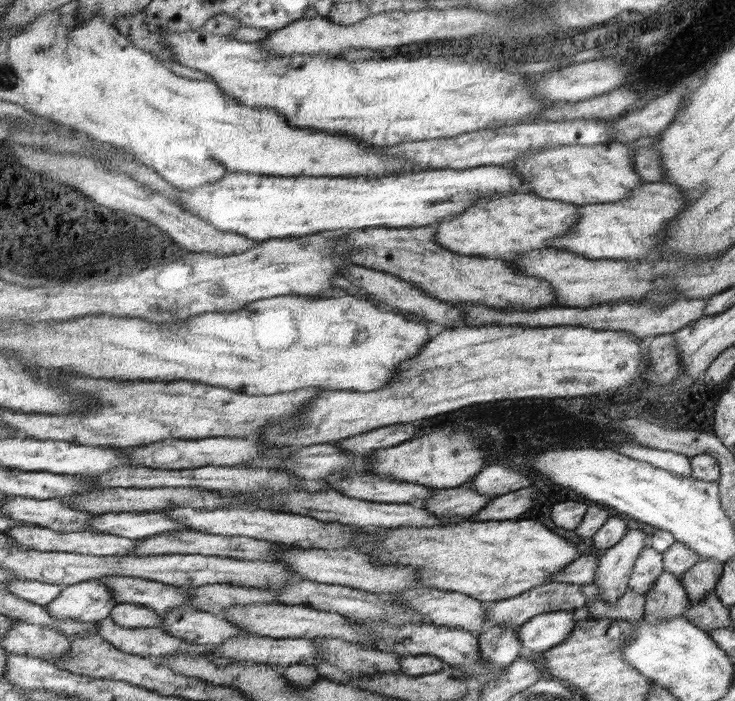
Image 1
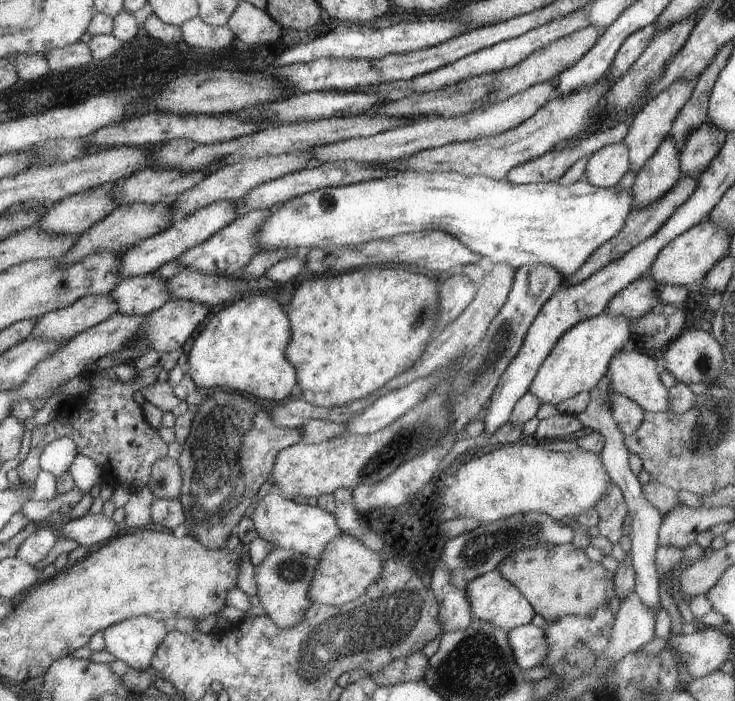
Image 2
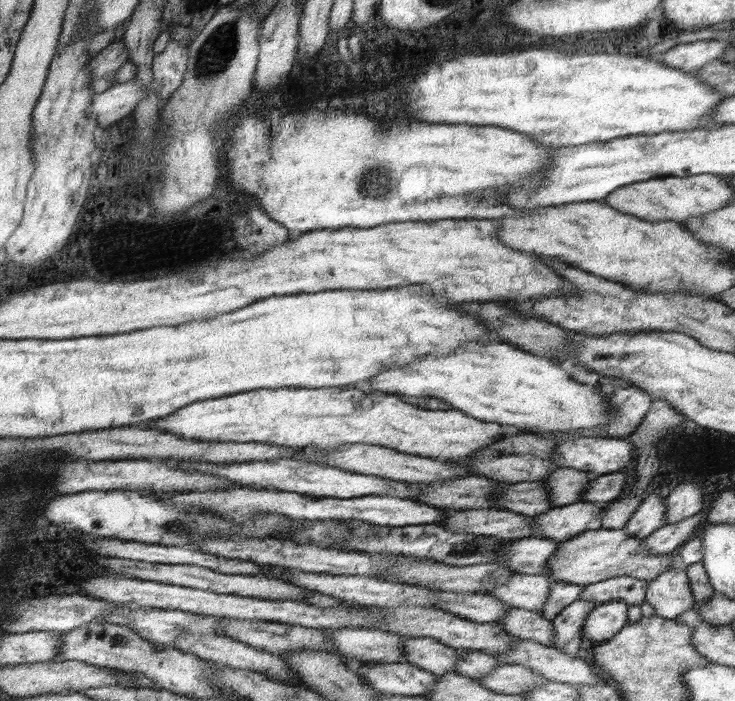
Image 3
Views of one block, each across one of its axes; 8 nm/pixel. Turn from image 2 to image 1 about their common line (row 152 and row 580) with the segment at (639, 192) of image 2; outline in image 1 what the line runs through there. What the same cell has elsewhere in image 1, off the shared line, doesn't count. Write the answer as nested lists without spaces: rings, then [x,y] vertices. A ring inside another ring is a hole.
[[[664,571],[645,595],[643,619],[656,626],[656,622],[666,622],[668,618],[684,618],[690,604],[679,578]]]

